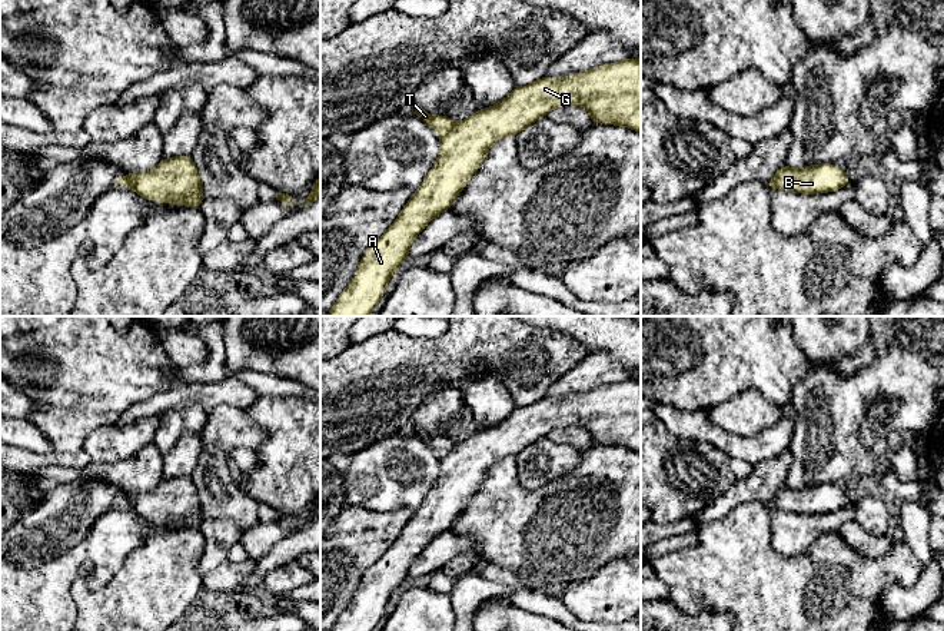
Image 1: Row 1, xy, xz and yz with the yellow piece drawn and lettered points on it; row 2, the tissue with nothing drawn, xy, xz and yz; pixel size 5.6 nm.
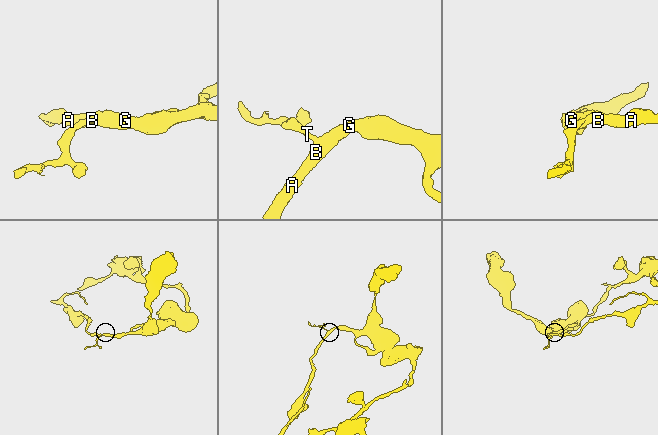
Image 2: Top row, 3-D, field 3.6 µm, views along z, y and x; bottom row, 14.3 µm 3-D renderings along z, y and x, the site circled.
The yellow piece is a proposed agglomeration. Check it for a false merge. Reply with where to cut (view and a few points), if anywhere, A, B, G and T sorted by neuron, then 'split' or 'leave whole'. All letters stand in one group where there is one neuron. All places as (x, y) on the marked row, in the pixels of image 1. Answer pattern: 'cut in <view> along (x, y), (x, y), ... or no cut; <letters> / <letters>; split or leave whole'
cut in xz along (455, 123), (441, 135); A B G / T; split

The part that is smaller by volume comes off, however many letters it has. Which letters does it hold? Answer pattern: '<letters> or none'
T

